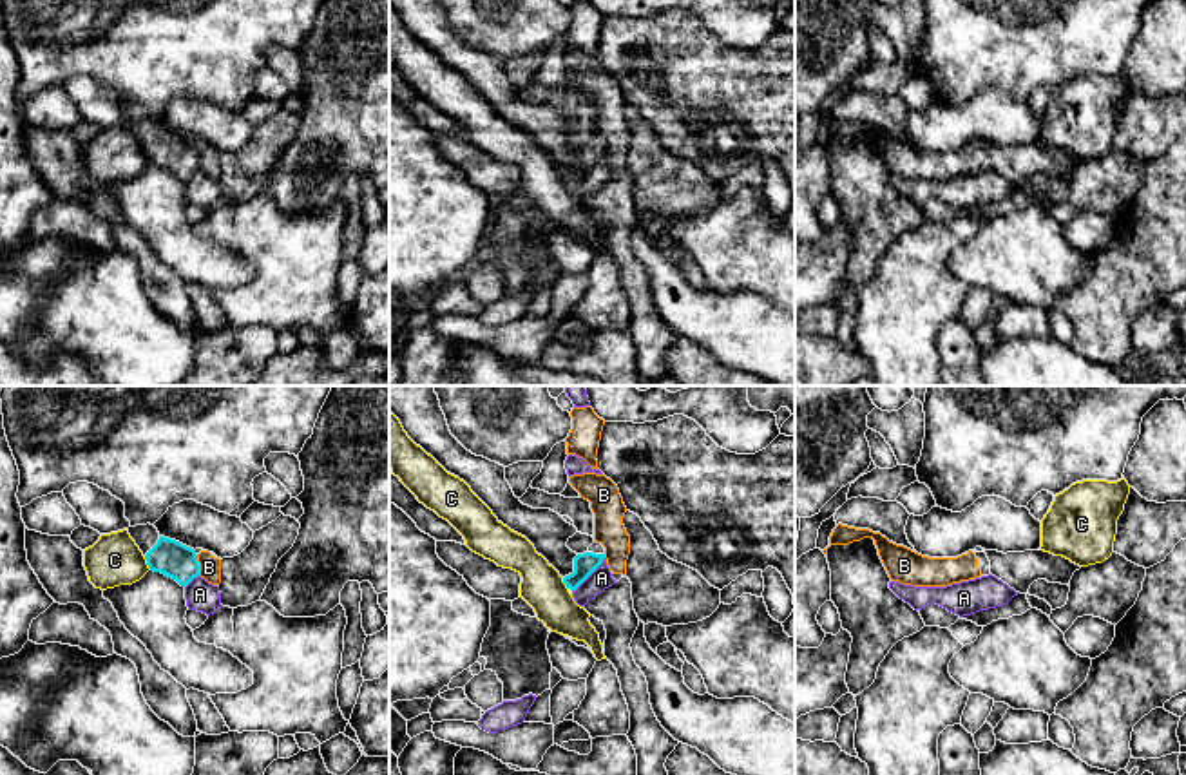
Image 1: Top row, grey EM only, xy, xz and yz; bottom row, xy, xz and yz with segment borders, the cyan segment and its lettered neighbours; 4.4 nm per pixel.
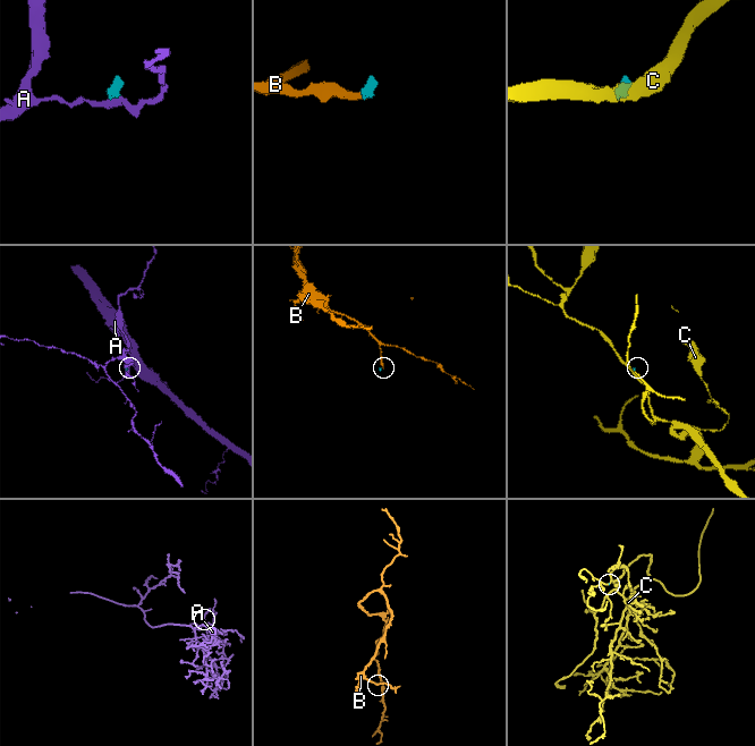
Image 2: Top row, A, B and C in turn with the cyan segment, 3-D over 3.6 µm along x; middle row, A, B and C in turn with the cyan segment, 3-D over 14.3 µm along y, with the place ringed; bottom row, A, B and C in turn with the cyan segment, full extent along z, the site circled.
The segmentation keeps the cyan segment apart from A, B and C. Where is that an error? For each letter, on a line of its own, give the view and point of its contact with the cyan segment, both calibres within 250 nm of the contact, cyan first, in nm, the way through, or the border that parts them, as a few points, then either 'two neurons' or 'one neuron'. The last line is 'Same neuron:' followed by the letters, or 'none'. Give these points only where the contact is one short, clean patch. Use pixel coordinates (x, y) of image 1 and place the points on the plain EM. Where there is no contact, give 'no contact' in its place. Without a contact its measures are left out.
A: meets cyan in xz at (589, 169); 100 nm thick on the cyan side, 100 nm on the other; border along xz (605, 153), (573, 185); two neurons
B: meets cyan in xy at (198, 160); 160 nm thick on the cyan side, 100 nm on the other; border along xy (196, 149), (200, 169); two neurons
C: meets cyan in xy at (147, 158); 160 nm thick on the cyan side, 220 nm on the other; border along xy (143, 151), (151, 163); two neurons
Same neuron: none

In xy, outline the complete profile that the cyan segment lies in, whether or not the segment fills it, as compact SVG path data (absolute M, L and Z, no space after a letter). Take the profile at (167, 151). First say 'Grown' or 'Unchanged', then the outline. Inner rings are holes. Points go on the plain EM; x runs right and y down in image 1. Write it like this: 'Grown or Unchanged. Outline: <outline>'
Grown. Outline: M154 120L129 121L129 129L143 147L150 165L176 174L181 181L199 170L196 145L161 130Z

